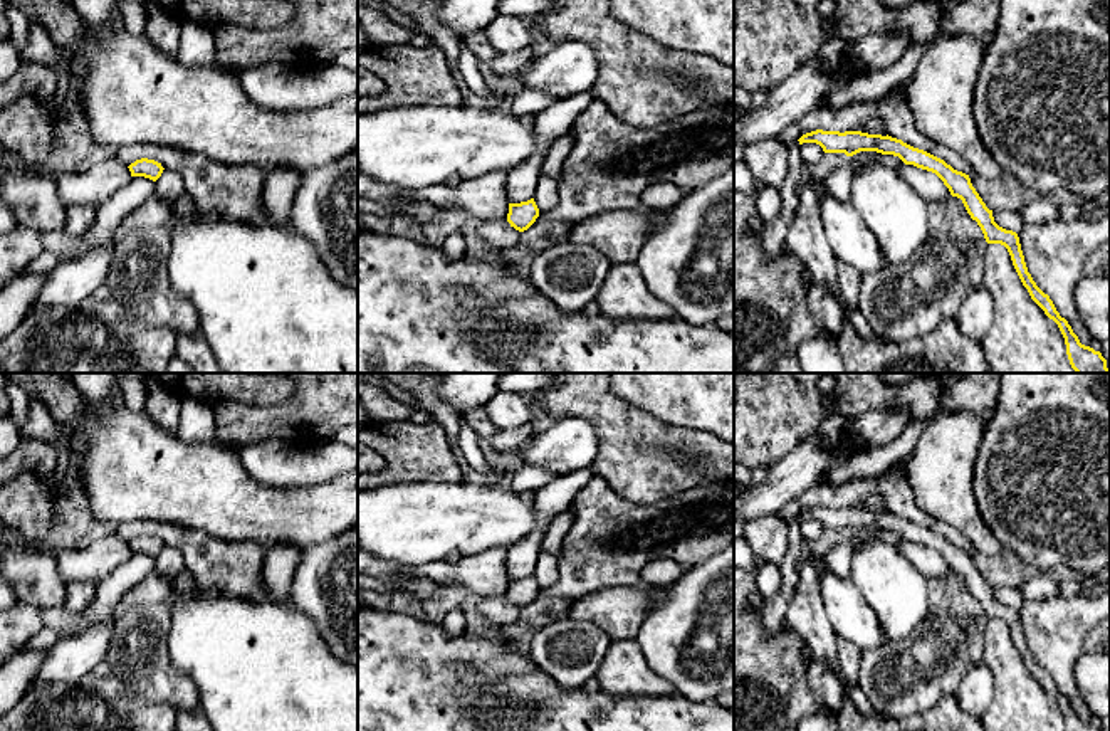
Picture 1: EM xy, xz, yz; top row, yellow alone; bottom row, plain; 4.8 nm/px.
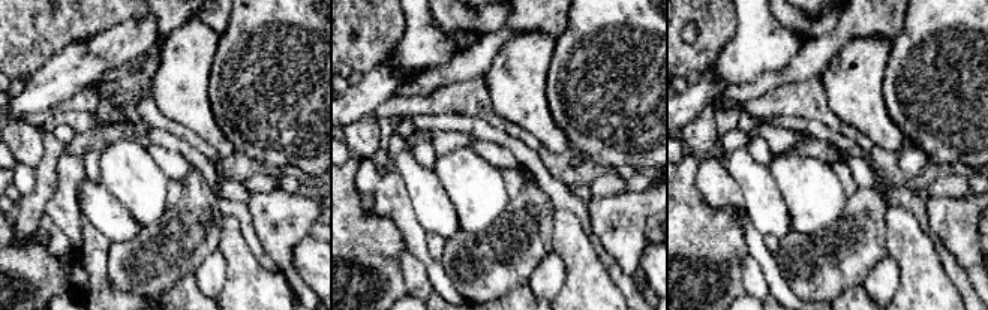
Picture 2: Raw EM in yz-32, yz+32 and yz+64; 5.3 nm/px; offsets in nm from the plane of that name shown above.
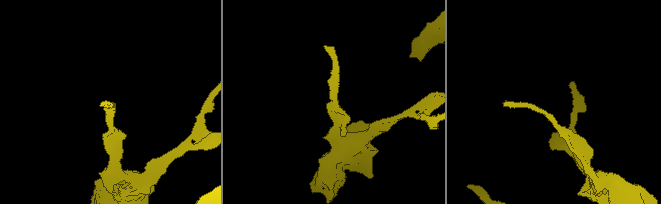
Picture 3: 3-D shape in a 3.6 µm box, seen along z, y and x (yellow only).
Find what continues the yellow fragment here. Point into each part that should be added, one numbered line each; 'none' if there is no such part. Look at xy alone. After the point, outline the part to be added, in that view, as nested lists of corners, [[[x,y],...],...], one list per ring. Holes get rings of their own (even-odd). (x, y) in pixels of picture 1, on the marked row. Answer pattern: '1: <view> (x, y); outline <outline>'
none

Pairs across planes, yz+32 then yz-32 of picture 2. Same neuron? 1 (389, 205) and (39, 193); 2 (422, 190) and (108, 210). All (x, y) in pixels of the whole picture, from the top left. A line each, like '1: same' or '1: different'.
1: different
2: same

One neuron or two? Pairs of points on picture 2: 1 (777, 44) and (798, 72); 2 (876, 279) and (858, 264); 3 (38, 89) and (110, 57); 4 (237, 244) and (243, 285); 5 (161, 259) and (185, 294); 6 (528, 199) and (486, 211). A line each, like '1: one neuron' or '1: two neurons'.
1: two neurons
2: two neurons
3: one neuron
4: one neuron
5: two neurons
6: two neurons

